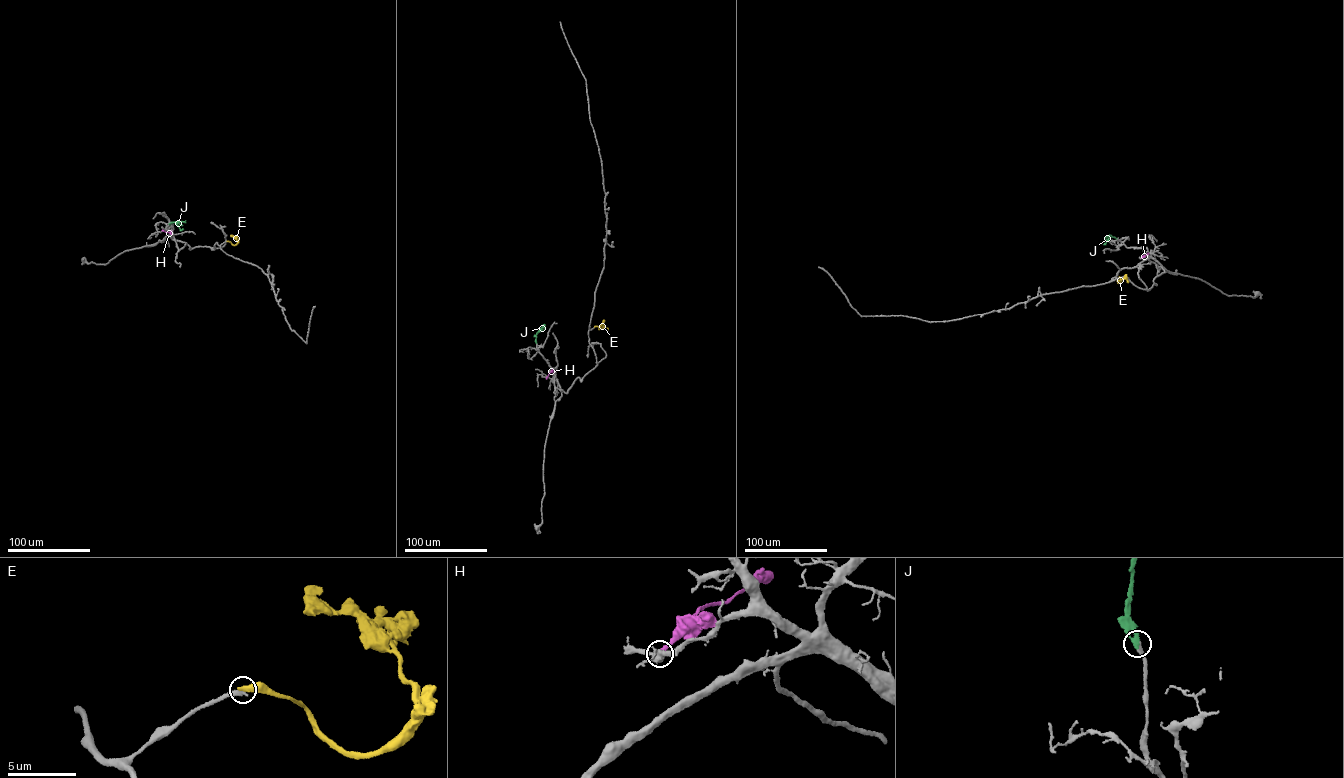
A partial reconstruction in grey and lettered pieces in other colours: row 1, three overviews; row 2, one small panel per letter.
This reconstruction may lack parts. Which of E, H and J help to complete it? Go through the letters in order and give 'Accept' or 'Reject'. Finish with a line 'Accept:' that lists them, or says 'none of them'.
E: Reject
H: Reject
J: Accept
Accept: J

